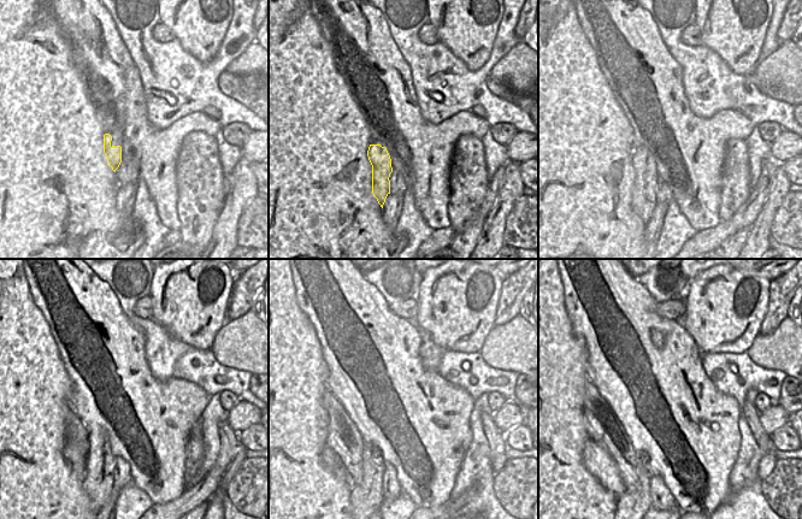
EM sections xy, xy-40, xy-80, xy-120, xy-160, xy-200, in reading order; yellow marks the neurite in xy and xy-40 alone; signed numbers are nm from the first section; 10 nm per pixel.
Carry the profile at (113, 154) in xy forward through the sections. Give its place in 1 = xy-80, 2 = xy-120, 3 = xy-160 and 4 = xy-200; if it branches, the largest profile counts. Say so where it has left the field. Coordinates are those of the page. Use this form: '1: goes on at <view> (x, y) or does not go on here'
1: goes on at xy-80 (644, 187)
2: goes on at xy-120 (100, 477)
3: goes on at xy-160 (366, 497)
4: goes on at xy-200 (636, 503)

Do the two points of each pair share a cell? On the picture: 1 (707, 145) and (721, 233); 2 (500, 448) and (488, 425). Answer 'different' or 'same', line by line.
1: different
2: same

